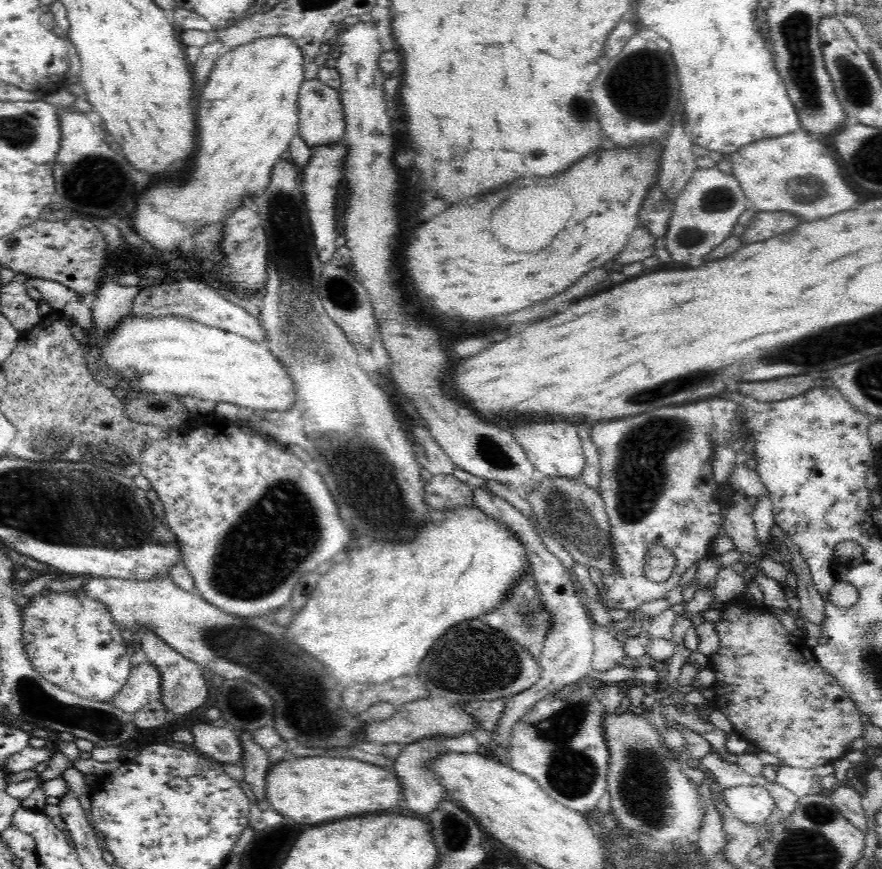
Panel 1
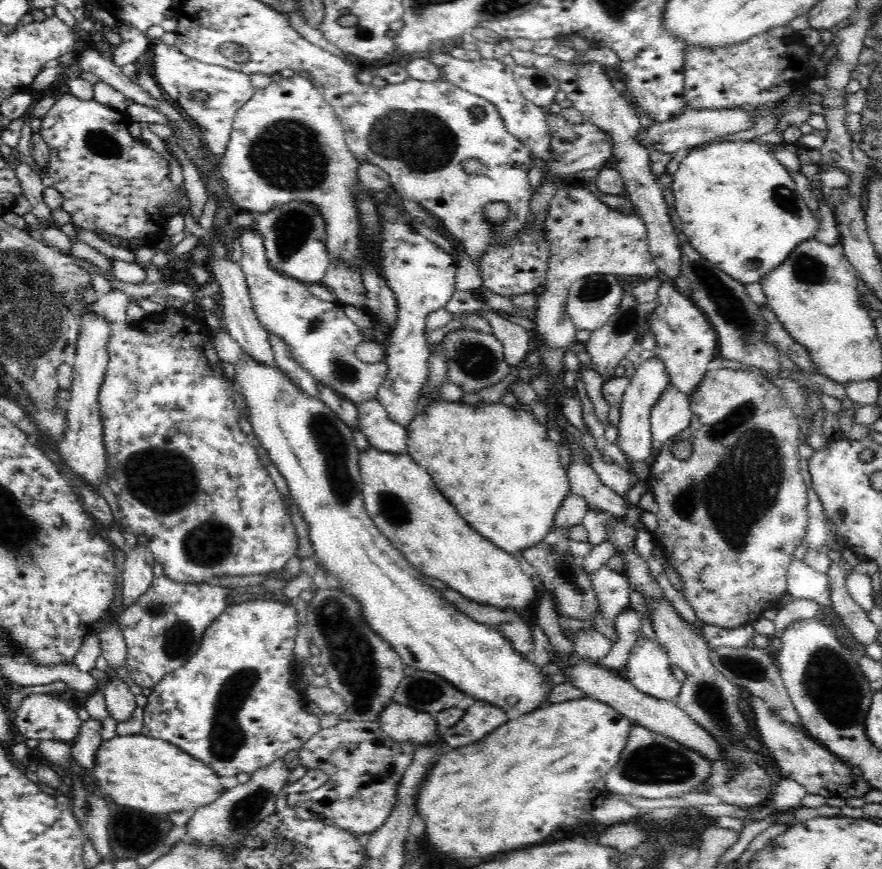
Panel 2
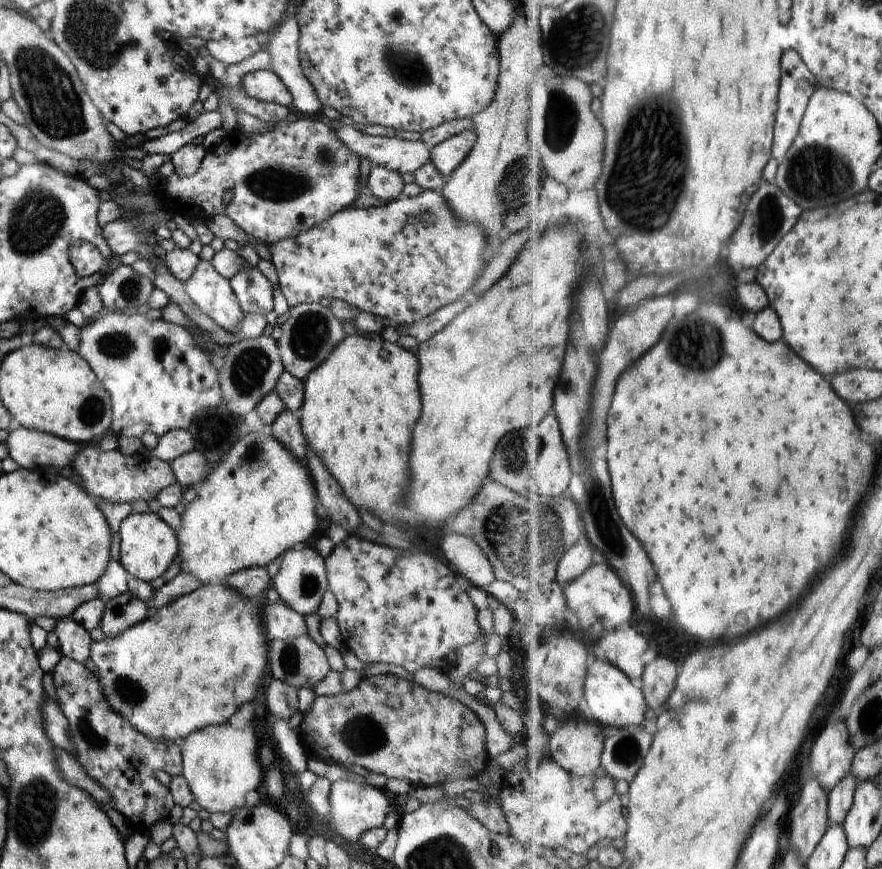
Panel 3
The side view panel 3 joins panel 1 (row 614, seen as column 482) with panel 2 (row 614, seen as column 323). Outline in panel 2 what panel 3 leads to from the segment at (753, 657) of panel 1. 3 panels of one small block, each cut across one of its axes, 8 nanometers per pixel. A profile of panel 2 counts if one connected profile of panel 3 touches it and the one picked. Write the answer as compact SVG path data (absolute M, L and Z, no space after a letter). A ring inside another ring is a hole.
M723 368L708 370L706 376L696 392L689 396L691 407L691 423L680 434L666 441L659 449L651 464L651 474L648 476L648 490L658 503L659 511L655 514L658 521L657 533L662 537L659 540L660 553L666 556L679 574L683 584L683 596L696 612L699 624L712 624L720 628L738 628L751 625L766 612L767 608L778 609L779 601L787 592L787 574L794 559L794 550L801 544L807 531L809 516L807 513L808 497L807 486L803 480L802 467L804 466L799 453L802 442L800 436L800 422L794 417L791 407L784 401L778 387L756 371L731 370ZM682 439L692 443L692 454L688 460L674 458L671 448Z

